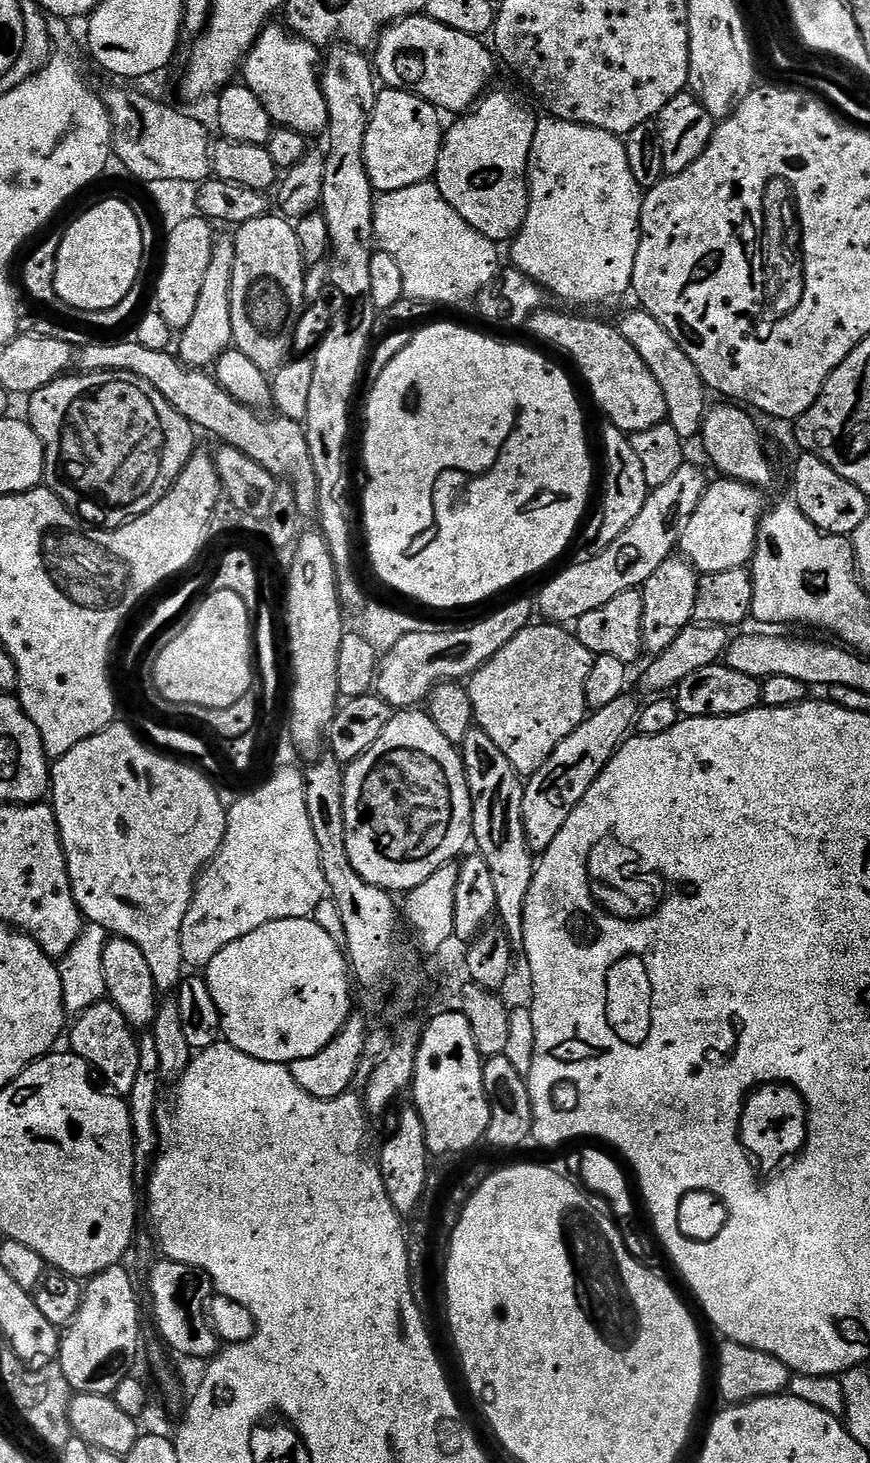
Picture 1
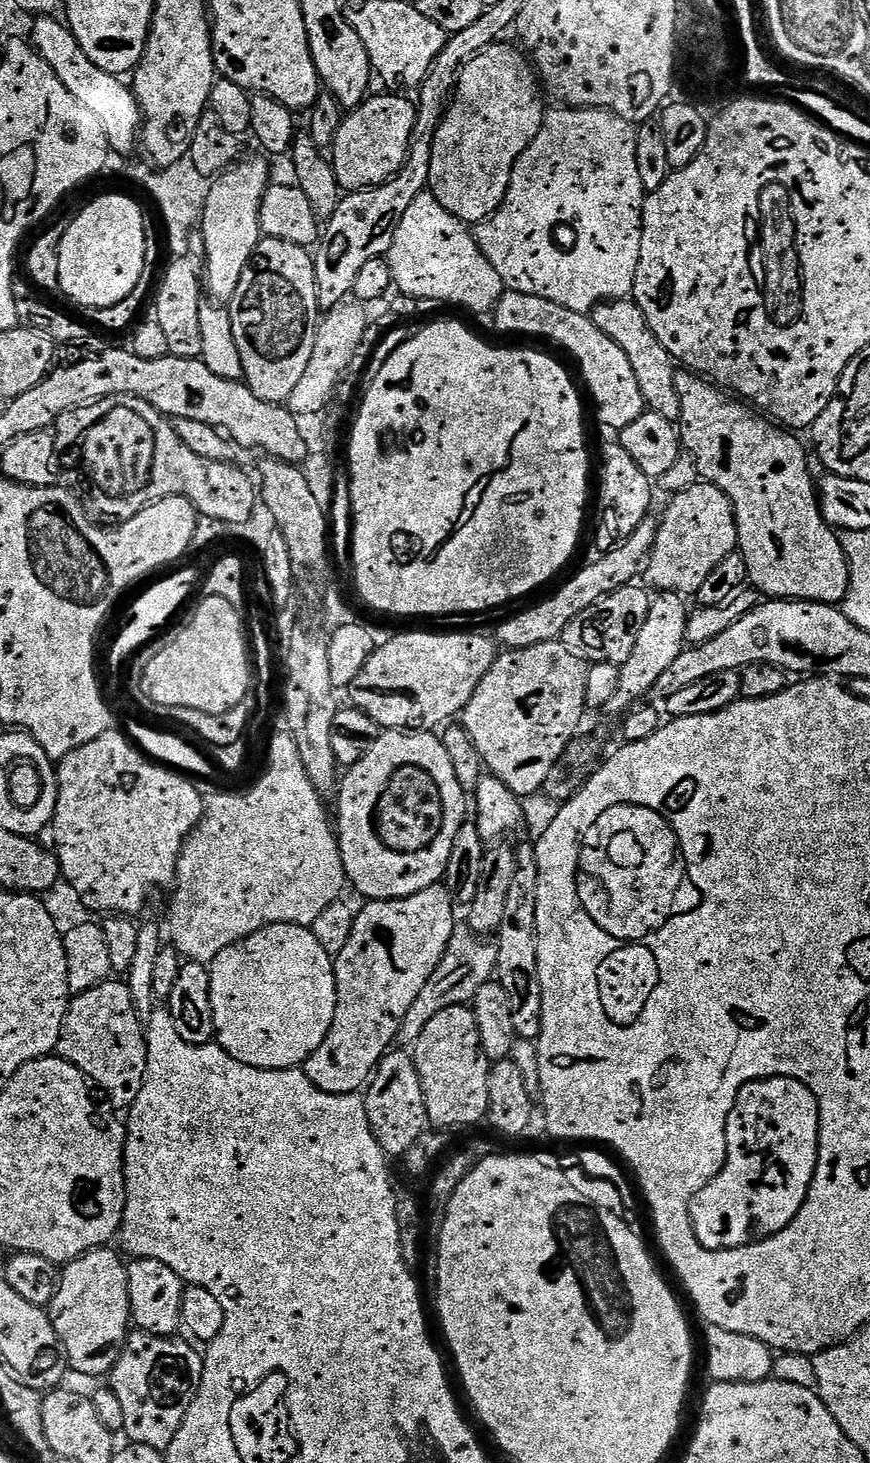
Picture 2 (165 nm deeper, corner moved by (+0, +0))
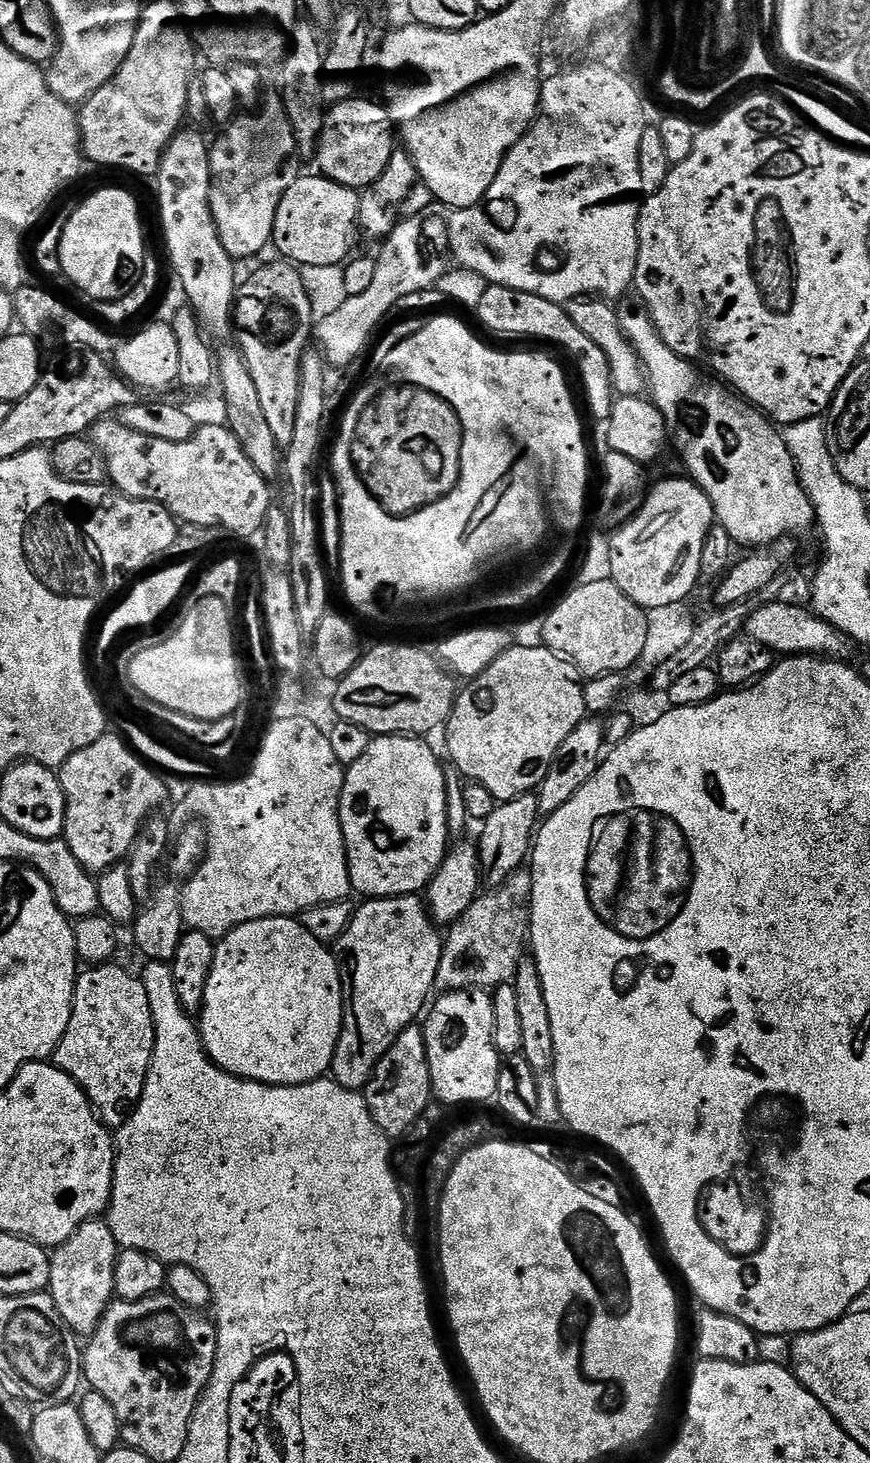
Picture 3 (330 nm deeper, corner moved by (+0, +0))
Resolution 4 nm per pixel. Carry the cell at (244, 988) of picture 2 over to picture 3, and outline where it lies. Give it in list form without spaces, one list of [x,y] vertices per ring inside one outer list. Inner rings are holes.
[[[275,916],[274,918],[262,918],[258,922],[246,922],[230,934],[223,936],[216,944],[214,966],[210,966],[210,978],[206,982],[206,998],[198,1013],[198,1027],[200,1041],[203,1042],[208,1057],[216,1063],[217,1068],[243,1080],[253,1080],[263,1084],[298,1086],[306,1082],[314,1082],[329,1075],[343,1025],[344,987],[340,981],[339,963],[330,951],[329,945],[318,942],[318,938],[313,938],[310,930],[303,928],[299,919],[291,916]]]

